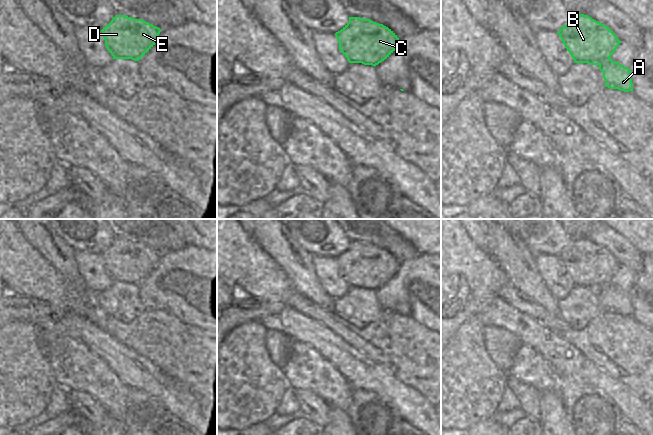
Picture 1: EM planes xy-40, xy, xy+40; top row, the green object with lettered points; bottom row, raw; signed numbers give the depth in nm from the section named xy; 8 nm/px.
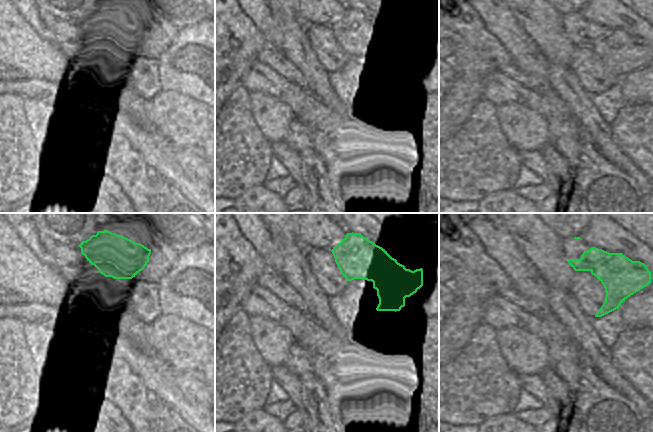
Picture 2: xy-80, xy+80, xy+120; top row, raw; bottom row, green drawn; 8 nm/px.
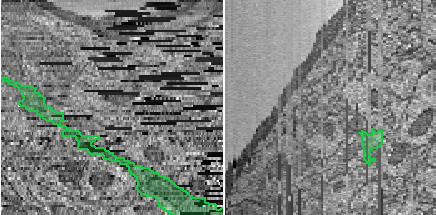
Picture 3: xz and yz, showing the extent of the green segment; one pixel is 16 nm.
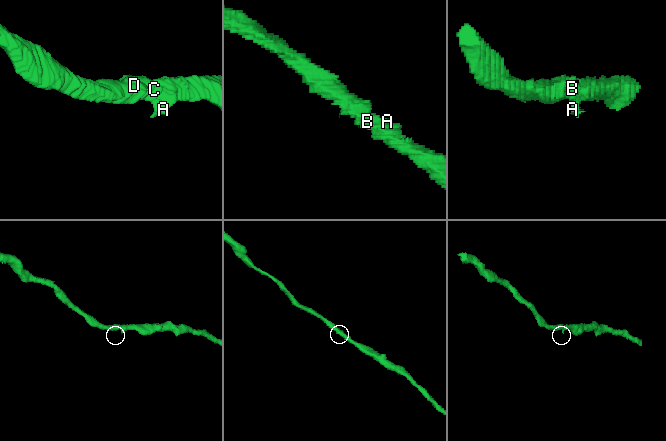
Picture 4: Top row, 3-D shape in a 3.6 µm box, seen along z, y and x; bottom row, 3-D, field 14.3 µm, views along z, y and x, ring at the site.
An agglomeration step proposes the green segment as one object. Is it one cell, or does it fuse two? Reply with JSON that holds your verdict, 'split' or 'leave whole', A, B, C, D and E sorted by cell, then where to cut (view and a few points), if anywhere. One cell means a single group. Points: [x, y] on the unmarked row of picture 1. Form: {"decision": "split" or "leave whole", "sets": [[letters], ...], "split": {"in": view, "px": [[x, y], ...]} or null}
{"decision": "leave whole", "sets": [["A", "B", "C", "D", "E"]], "split": null}

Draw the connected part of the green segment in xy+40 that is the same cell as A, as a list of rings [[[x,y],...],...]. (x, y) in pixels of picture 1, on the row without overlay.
[[[580,238],[573,239],[557,257],[575,287],[599,290],[605,311],[633,315],[631,294],[610,282],[621,265],[609,251]]]

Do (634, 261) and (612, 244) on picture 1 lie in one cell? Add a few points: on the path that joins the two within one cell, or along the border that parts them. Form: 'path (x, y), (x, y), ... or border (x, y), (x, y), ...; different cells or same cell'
path (628, 256), (625, 253), (619, 253), (617, 250); same cell

